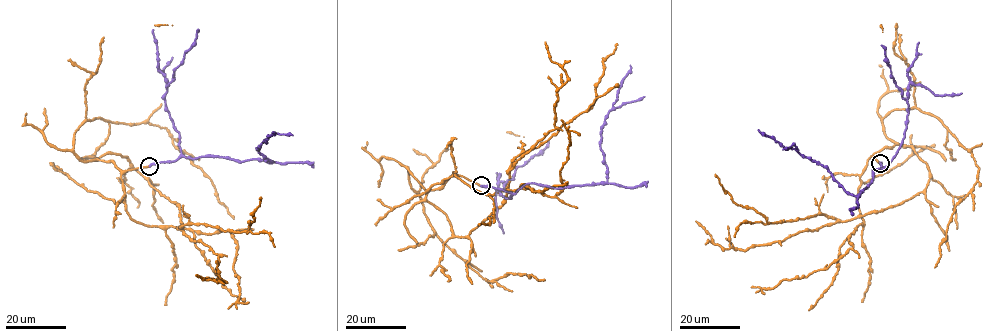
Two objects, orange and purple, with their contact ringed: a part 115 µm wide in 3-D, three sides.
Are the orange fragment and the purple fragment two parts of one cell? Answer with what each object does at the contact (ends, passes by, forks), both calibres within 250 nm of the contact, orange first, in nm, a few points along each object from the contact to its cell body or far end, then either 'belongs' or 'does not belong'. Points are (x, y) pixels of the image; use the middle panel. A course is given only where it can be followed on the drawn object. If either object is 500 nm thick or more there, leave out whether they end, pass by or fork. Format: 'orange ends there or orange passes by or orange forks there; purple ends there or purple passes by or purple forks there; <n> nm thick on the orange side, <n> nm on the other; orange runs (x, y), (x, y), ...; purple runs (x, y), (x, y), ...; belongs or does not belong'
orange ends there; purple ends there; 240 nm thick on the orange side, 360 nm on the other; orange runs (480, 186), (452, 175), (428, 192), (454, 235), (466, 237), (502, 205), (512, 161), (590, 108), (617, 43); purple runs (480, 186), (514, 194), (528, 183), (563, 188), (606, 182), (607, 167), (600, 145), (601, 126), (630, 65); belongs

